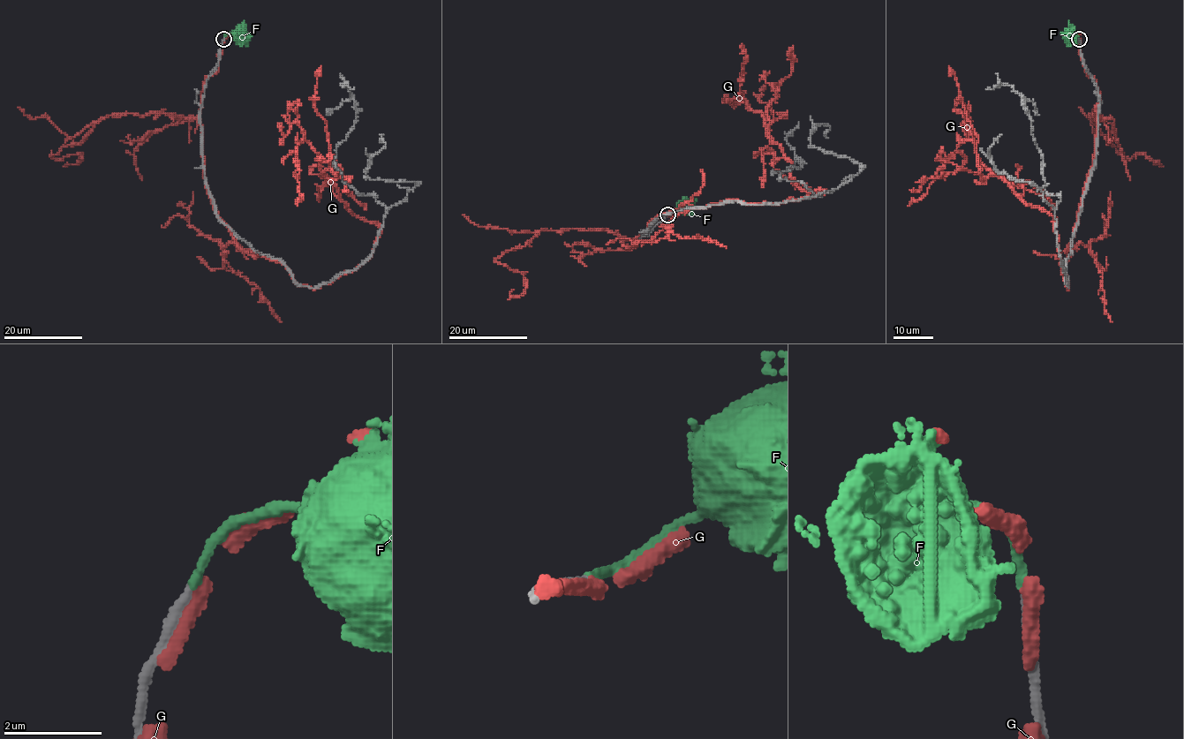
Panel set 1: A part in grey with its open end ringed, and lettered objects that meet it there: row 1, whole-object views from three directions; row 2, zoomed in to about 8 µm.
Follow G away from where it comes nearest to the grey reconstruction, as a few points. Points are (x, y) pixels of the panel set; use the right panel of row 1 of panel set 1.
G: (1080, 40), (1099, 101), (1067, 288), (1055, 220), (983, 164), (969, 139), (908, 205)

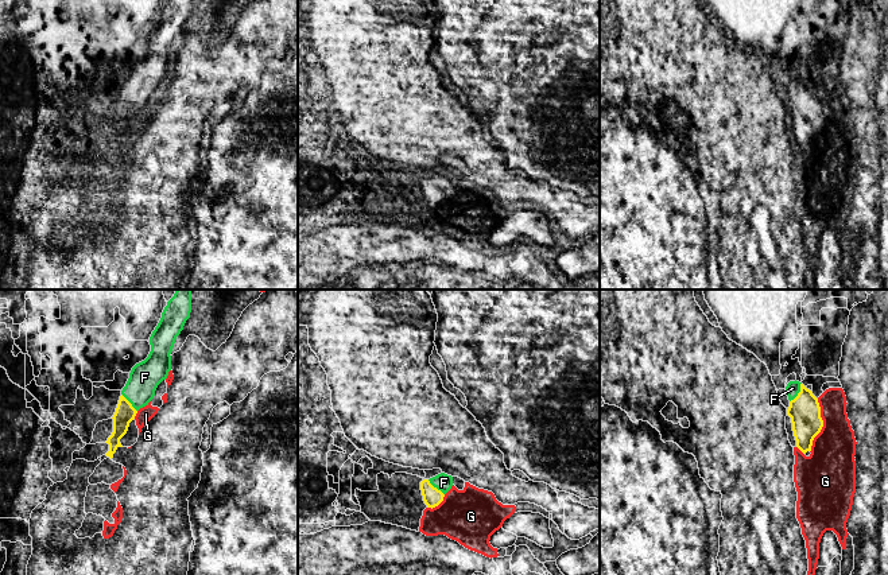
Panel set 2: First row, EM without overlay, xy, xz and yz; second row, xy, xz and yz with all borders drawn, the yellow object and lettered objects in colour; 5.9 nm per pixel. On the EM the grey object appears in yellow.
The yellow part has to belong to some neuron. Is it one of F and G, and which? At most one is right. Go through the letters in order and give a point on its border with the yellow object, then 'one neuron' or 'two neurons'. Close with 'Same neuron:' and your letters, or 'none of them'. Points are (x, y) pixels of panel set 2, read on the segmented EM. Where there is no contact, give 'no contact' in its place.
F: meets yellow in yz at (799, 392); one neuron
G: meets yellow in yz at (822, 426); two neurons
Same neuron: F

